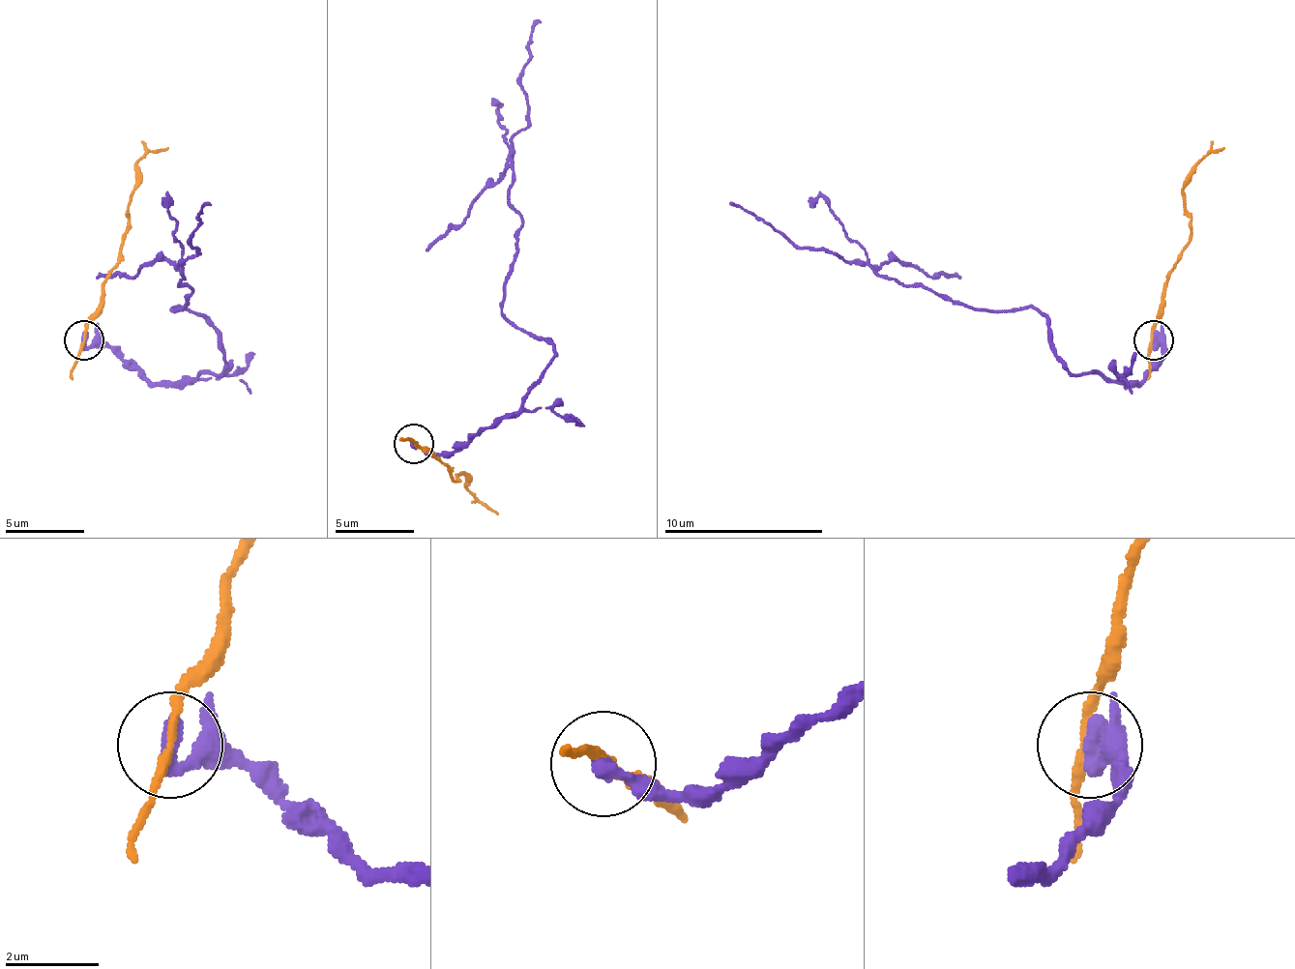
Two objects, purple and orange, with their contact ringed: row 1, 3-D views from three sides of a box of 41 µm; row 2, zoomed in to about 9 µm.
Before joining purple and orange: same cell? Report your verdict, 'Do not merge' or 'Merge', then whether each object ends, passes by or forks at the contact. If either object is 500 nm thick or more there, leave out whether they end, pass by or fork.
Do not merge. At the ring purple ends. At the ring orange passes by

